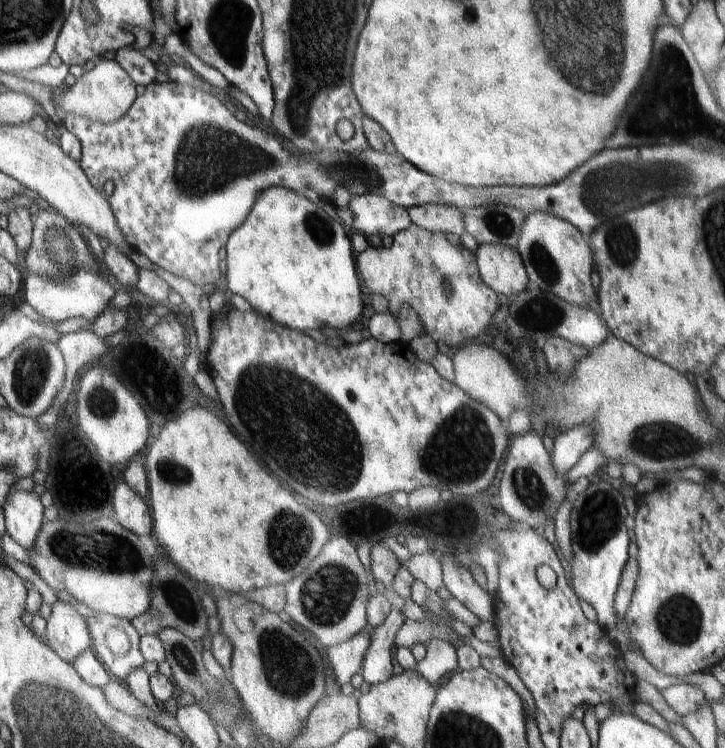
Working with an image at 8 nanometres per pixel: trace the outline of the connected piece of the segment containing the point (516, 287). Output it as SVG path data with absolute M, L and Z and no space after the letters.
M504 244L478 245L475 252L482 282L506 301L531 286L523 260L515 247Z

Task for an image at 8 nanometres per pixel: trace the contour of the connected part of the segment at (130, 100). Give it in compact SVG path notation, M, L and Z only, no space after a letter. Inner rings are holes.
M99 58L94 68L77 78L74 85L57 91L54 103L58 108L62 108L64 116L68 114L84 116L84 118L90 118L94 123L111 124L127 114L139 93L141 93L139 86L120 68L116 61Z

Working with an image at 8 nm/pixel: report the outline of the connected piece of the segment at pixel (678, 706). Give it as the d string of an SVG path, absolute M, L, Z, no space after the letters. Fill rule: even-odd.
M686 681L660 690L660 694L664 696L664 702L666 702L678 716L696 714L698 708L708 701L702 688L691 685Z

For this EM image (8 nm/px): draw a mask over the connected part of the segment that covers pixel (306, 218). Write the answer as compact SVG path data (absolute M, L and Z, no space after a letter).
M273 186L260 192L256 202L250 209L248 218L244 220L244 224L239 226L228 237L226 247L226 262L227 262L227 283L228 287L234 294L239 294L250 303L252 310L258 315L270 319L274 323L290 328L298 332L306 332L308 329L321 330L323 326L329 326L337 329L339 332L350 330L356 320L363 313L364 303L362 302L360 292L360 280L358 279L357 262L354 262L355 250L352 247L351 236L347 234L338 220L334 220L322 208L318 207L317 201L306 193L299 194L287 188Z

